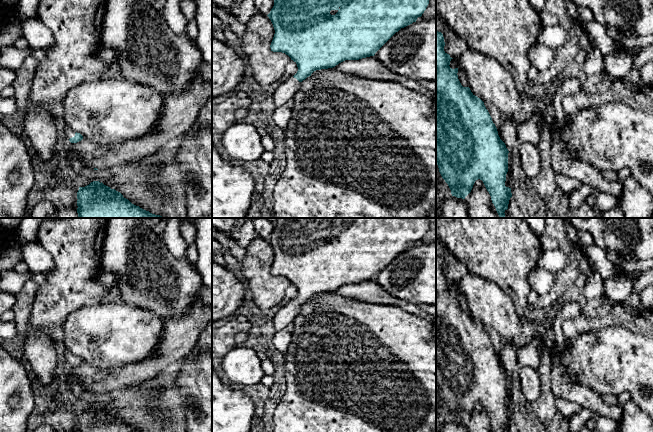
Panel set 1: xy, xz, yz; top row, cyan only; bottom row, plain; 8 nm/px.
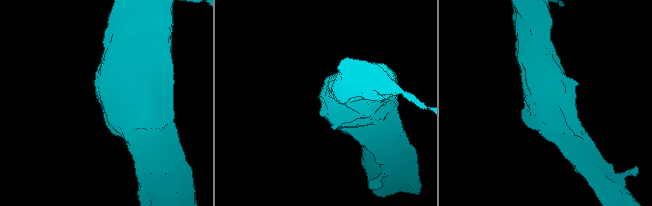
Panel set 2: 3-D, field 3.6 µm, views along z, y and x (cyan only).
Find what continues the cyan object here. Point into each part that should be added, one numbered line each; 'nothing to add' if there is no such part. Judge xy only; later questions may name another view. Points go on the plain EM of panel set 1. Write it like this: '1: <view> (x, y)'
1: xy (69, 357)

